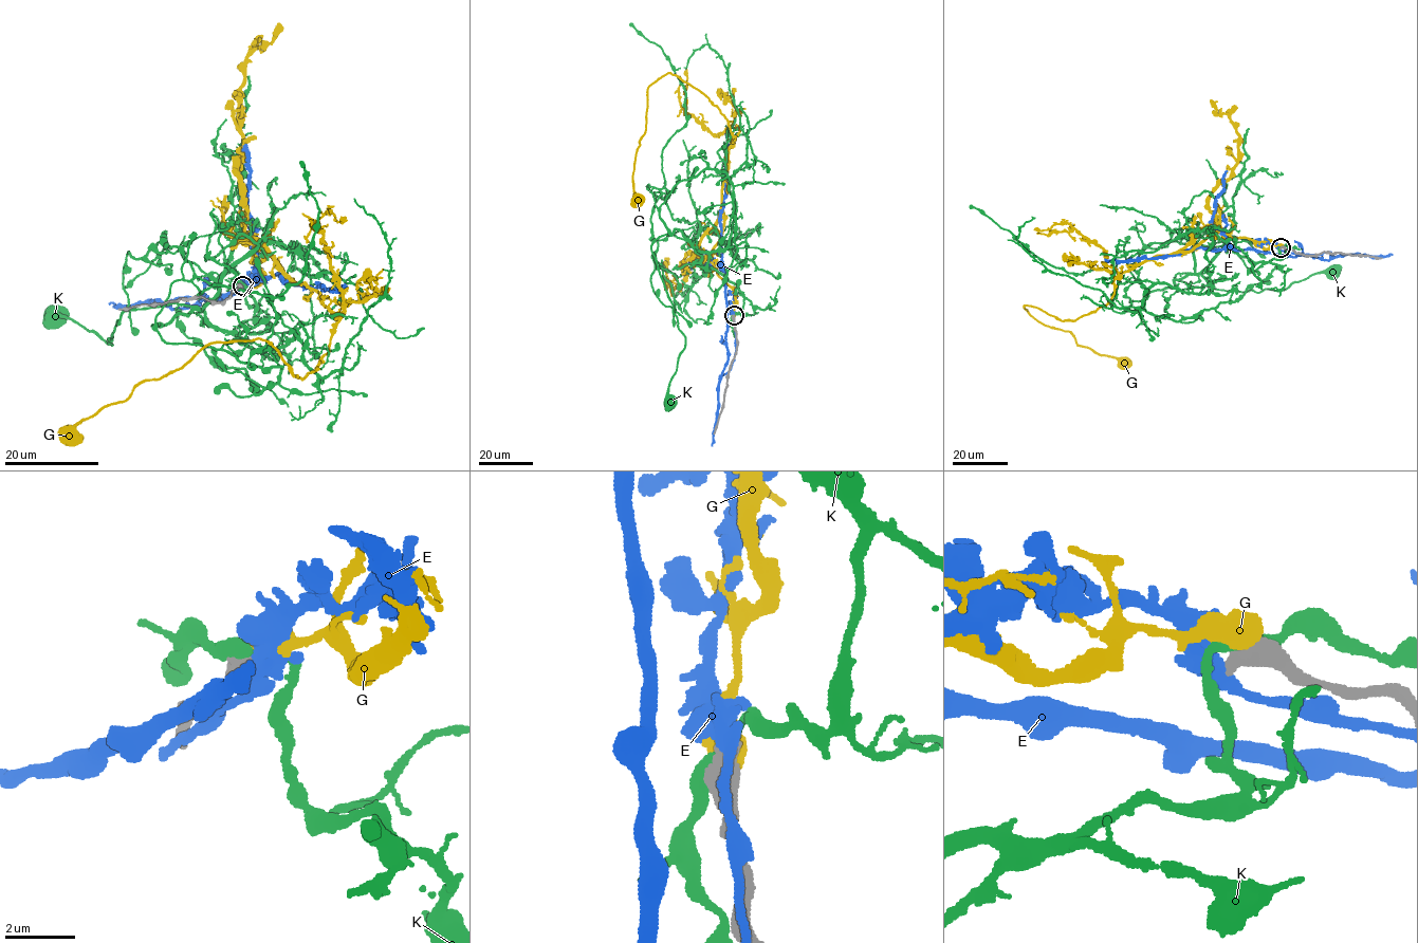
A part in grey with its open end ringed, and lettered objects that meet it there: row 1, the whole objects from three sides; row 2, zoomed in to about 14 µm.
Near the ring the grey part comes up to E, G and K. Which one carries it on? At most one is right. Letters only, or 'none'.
none

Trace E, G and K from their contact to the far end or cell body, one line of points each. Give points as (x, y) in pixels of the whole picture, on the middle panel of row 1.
E: (734, 315), (735, 355), (732, 366), (721, 375), (728, 352), (719, 217), (725, 181), (725, 131)
G: (733, 316), (735, 292), (708, 255), (724, 223), (735, 140), (706, 95), (670, 73), (647, 90), (638, 199)
K: (732, 317), (741, 313), (737, 287), (703, 266), (688, 242), (655, 240), (685, 337), (668, 403)

